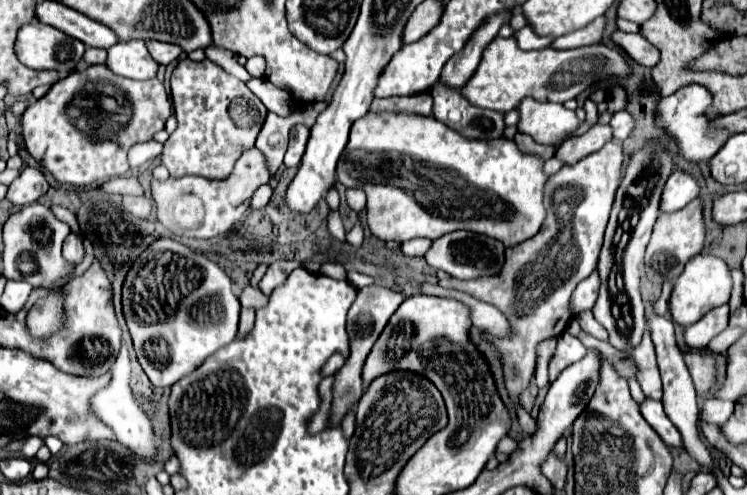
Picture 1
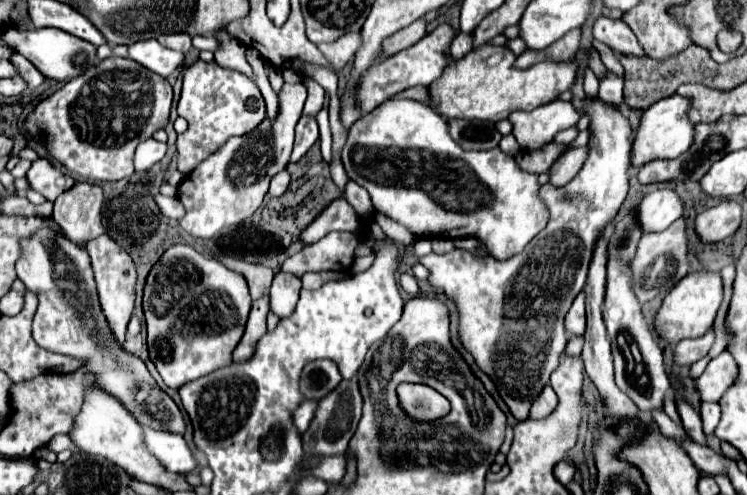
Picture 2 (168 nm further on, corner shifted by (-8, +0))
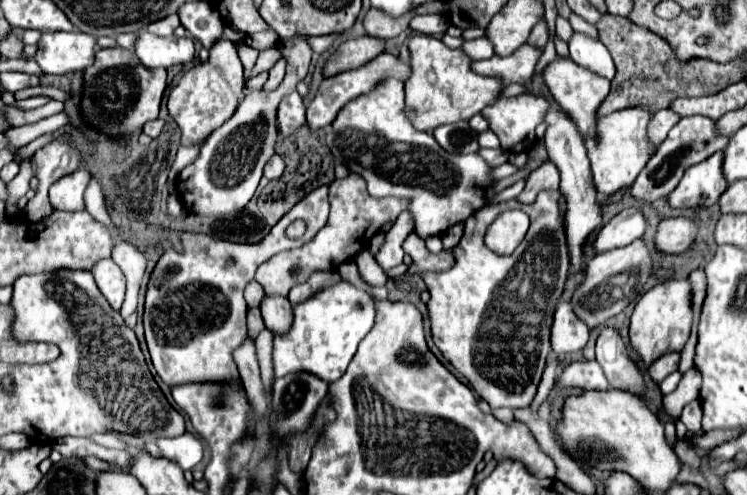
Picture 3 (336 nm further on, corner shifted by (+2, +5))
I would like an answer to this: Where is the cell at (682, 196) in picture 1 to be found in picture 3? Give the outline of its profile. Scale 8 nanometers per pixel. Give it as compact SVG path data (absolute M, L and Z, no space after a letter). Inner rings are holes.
M625 209L599 229L599 233L595 235L591 245L593 245L595 253L625 247L631 241L639 239L643 235L645 227L647 227L647 221L639 211Z

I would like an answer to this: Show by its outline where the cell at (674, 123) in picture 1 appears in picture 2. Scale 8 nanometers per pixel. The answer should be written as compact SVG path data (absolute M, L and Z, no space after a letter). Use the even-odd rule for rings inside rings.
M679 94L663 98L659 102L655 102L651 108L647 108L643 112L643 118L641 118L641 124L637 130L637 138L633 142L631 164L635 168L639 168L641 164L645 164L647 160L653 160L653 158L677 158L677 156L685 154L693 146L693 140L695 140L695 124L687 116L689 110L691 110L691 100L683 98Z

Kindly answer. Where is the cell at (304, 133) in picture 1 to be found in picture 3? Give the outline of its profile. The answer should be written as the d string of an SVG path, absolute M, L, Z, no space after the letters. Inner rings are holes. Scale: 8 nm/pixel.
M297 91L285 95L277 107L277 121L283 135L291 135L297 127L305 123L305 107L301 103L301 95Z

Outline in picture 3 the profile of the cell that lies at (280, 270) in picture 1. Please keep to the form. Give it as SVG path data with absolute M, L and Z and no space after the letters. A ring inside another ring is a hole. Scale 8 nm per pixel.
M281 295L263 297L261 313L265 319L265 327L273 335L289 333L289 329L293 325L293 309L291 309L291 303L287 297L281 297Z

